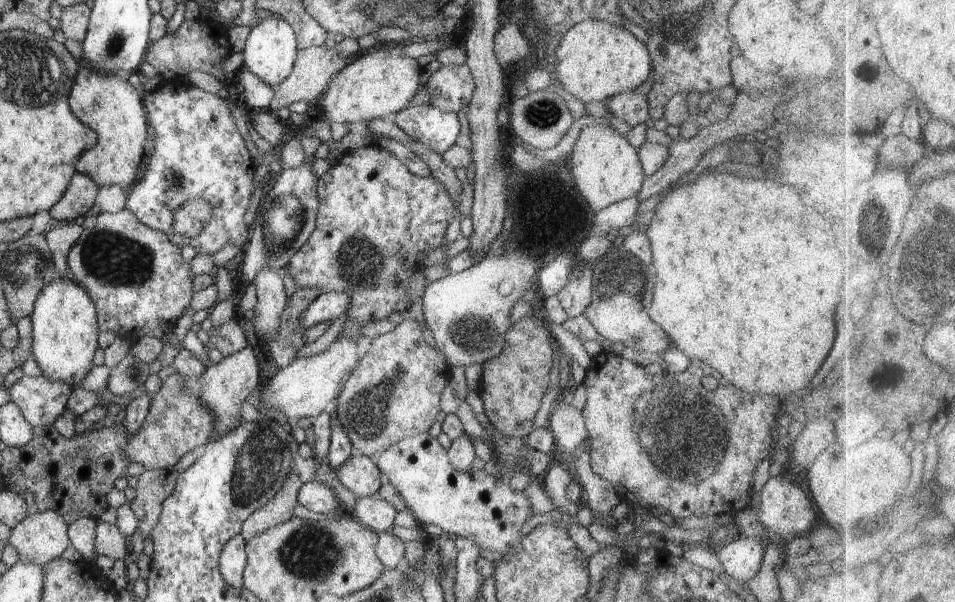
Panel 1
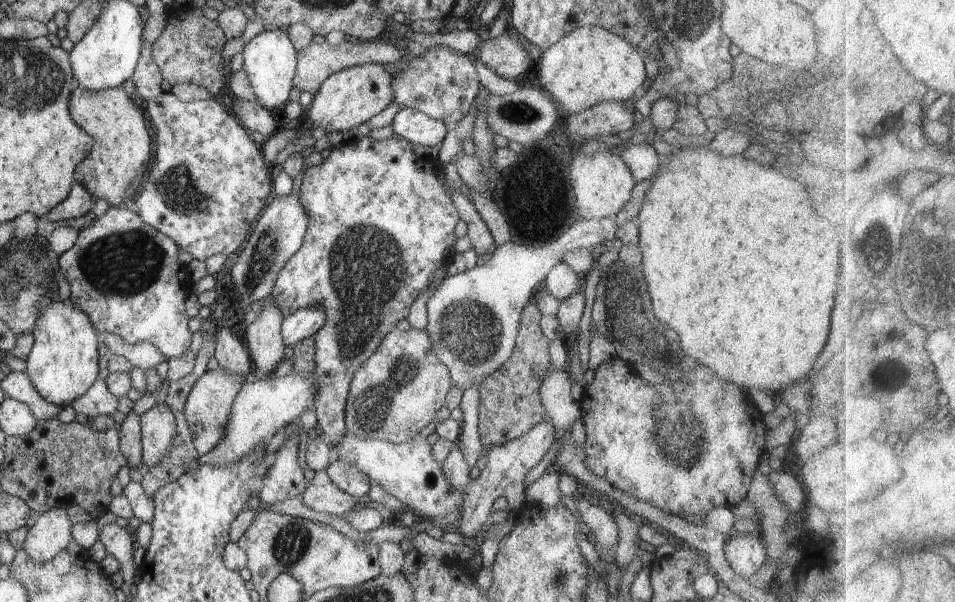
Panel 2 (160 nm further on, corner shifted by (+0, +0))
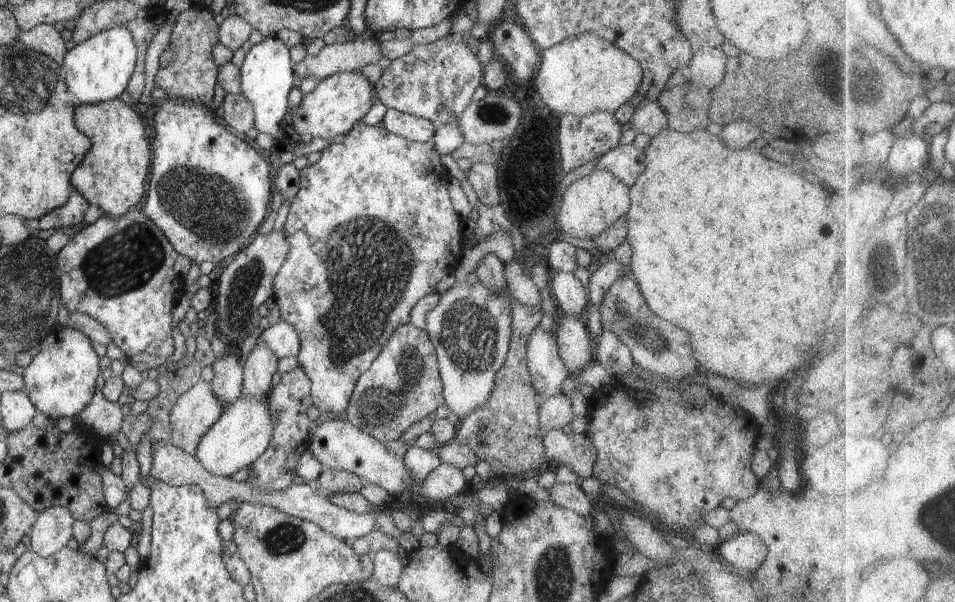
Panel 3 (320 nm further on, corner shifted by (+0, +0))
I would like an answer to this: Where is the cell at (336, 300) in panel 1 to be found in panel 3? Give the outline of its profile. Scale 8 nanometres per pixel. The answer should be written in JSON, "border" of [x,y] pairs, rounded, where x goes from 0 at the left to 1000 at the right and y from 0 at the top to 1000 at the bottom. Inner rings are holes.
{"border":[[[294,532],[276,547],[267,571],[279,573],[293,598],[299,591],[311,591],[315,578],[315,561],[306,540]]]}

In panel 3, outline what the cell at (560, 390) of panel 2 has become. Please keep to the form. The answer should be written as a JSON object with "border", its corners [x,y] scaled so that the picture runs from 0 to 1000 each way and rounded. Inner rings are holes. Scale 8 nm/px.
{"border":[[[565,540],[559,545],[552,568],[551,598],[558,631],[558,643],[563,656],[571,664],[588,653],[588,636],[597,621],[586,595],[580,553],[576,555],[576,551],[570,550]]]}

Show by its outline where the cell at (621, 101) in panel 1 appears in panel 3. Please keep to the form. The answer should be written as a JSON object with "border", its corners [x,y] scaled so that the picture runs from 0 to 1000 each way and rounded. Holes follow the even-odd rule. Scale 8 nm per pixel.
{"border":[[[624,184],[613,194],[595,188],[586,193],[584,233],[586,233],[586,259],[588,259],[586,276],[588,276],[588,286],[595,289],[597,282],[601,282],[601,279],[605,279],[614,269],[620,269],[624,262],[627,264],[631,256],[647,243],[651,224],[649,214],[651,214],[651,208],[647,206],[641,188],[635,184]]]}

